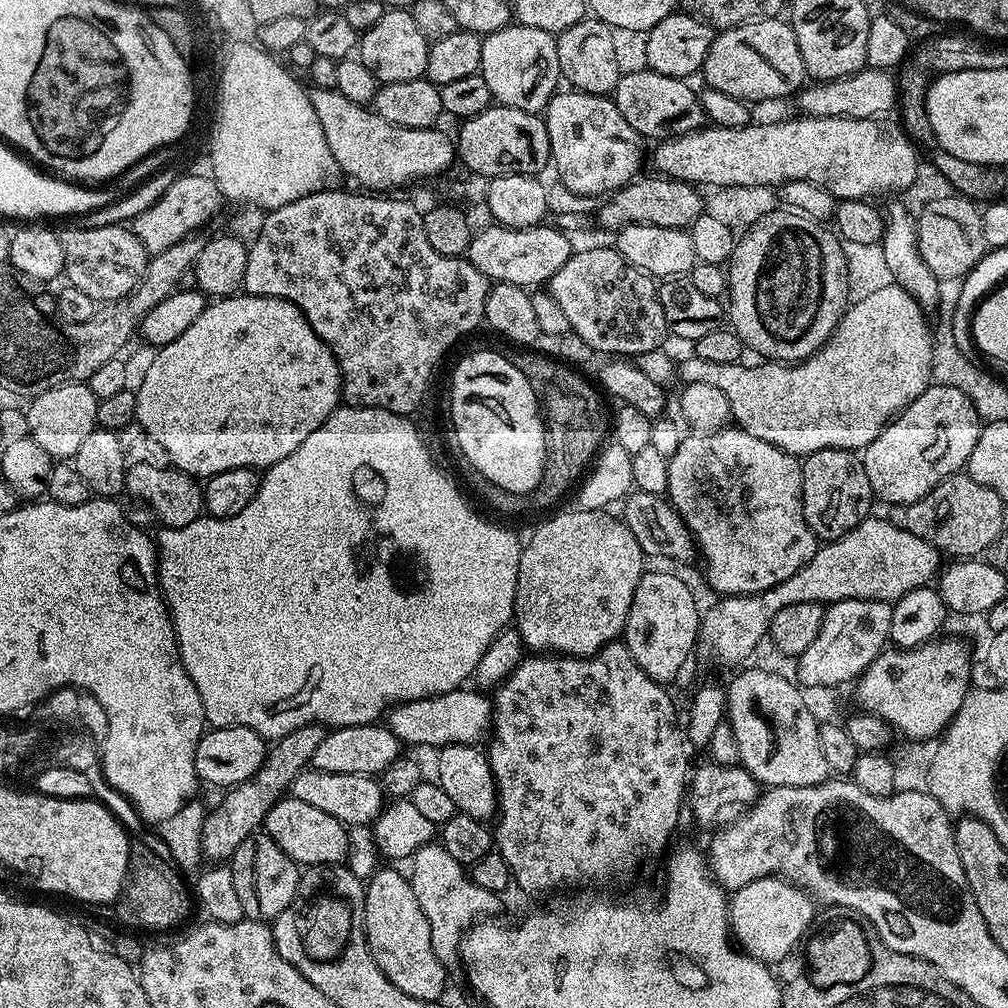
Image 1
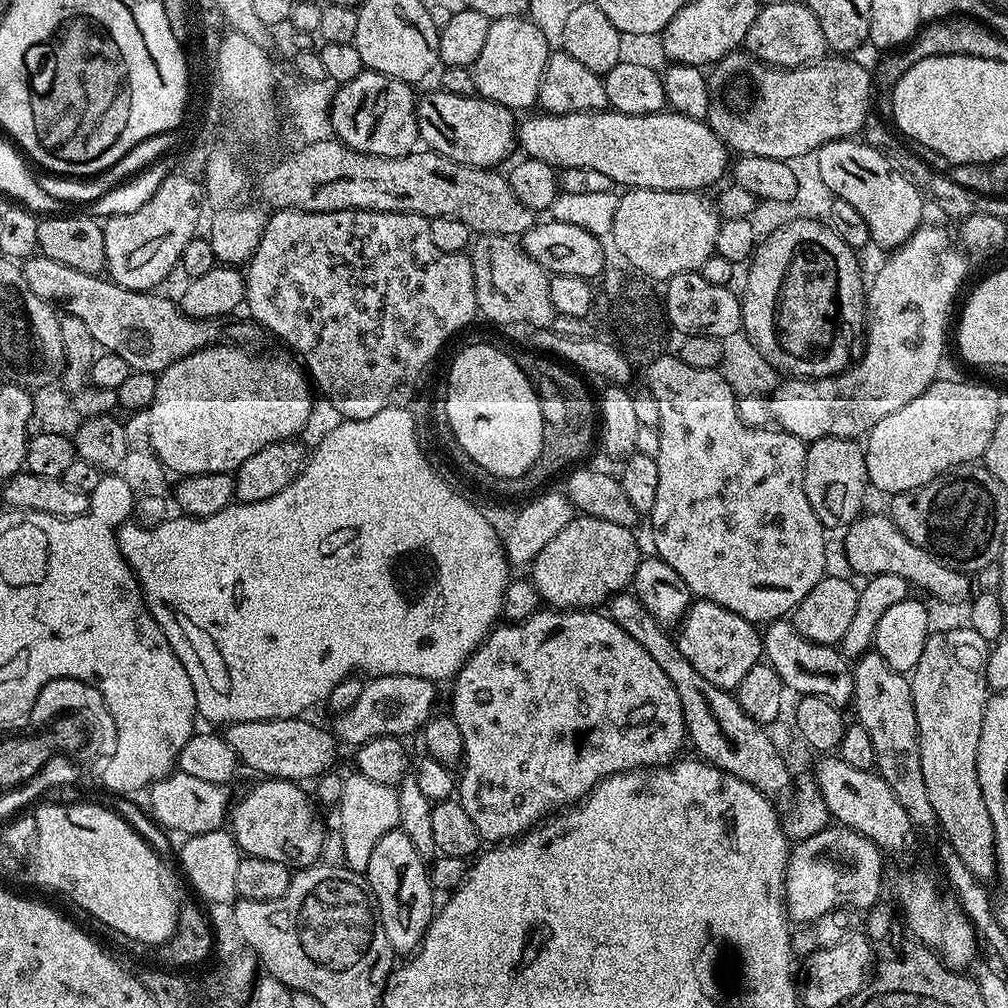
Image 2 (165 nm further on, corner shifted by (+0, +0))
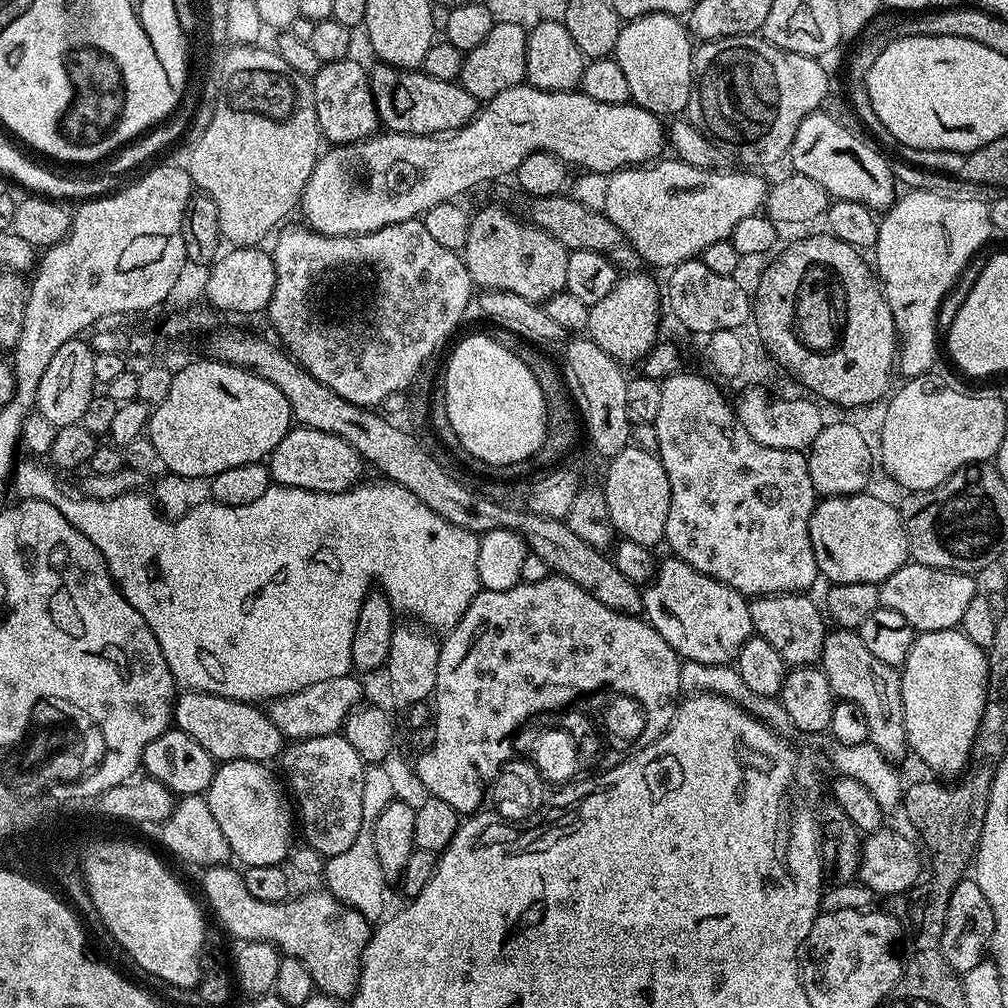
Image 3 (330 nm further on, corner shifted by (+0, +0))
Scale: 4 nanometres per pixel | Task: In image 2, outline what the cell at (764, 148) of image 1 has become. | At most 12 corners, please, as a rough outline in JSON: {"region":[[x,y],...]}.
{"region":[[665,110],[539,114],[523,155],[625,189],[719,185],[730,152]]}

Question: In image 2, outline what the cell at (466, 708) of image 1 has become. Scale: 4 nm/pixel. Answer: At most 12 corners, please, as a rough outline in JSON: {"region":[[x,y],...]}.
{"region":[[369,679],[335,717],[335,735],[359,746],[419,733],[437,711],[433,681]]}

